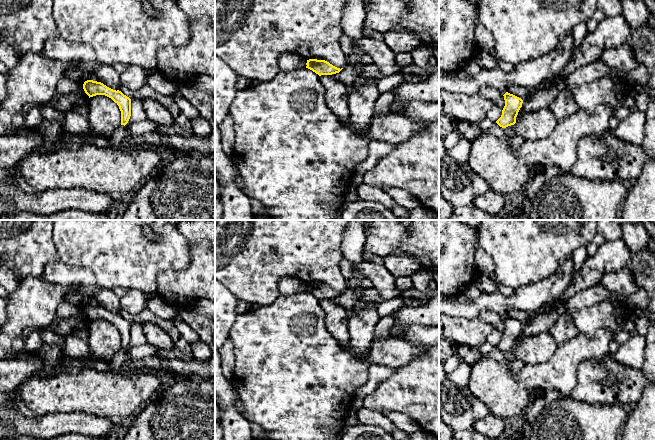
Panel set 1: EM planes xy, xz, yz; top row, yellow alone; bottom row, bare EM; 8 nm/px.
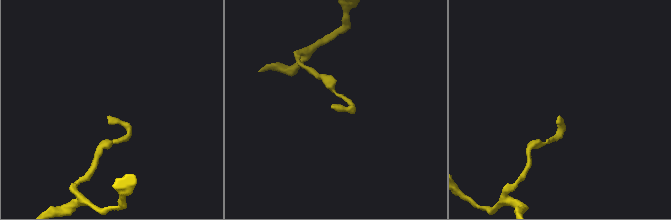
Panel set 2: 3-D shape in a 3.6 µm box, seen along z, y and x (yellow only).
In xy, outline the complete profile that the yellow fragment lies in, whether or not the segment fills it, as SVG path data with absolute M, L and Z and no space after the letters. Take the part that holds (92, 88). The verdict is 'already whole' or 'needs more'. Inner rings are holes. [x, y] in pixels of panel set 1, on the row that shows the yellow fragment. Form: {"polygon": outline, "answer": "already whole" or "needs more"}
{"polygon": "M87 80L83 84L85 93L90 97L105 95L111 98L121 111L121 125L126 125L131 116L131 99L119 90L113 90L101 82Z", "answer": "already whole"}

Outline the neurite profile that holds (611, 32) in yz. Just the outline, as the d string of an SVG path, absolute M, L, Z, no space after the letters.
M624 16L604 18L598 22L596 29L587 33L581 47L574 52L574 56L562 68L561 72L552 79L544 82L537 88L530 90L529 95L523 100L516 121L522 113L534 112L550 103L562 91L562 79L579 67L598 60L605 49L619 47L629 42L631 27Z

